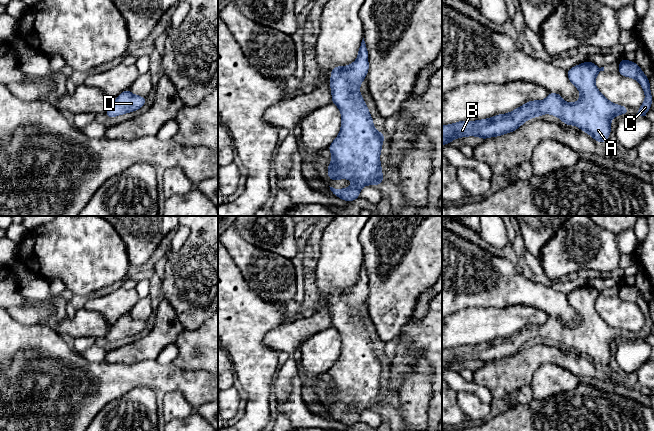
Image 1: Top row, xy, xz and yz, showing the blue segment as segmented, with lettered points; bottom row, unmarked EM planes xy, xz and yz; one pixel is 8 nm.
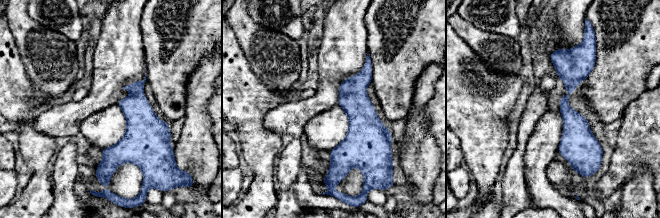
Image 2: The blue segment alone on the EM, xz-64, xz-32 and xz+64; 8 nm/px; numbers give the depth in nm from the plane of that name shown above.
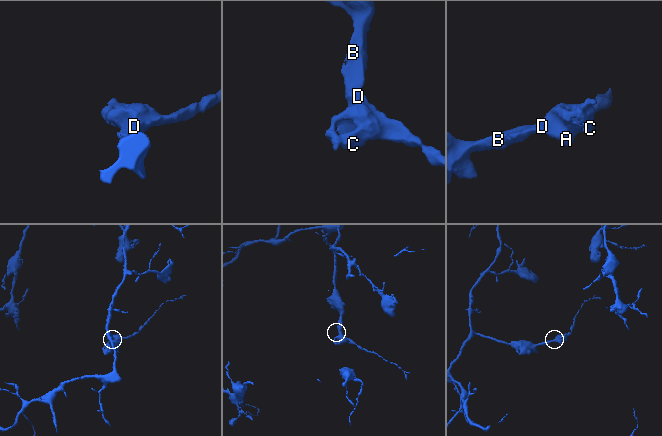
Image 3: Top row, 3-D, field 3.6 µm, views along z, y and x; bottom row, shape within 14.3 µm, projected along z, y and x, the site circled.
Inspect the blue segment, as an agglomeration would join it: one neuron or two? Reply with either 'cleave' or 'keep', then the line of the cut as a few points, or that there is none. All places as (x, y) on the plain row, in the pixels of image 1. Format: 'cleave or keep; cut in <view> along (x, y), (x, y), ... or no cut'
keep; no cut

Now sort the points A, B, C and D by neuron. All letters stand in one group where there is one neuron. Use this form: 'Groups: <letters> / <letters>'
Groups: A B C D

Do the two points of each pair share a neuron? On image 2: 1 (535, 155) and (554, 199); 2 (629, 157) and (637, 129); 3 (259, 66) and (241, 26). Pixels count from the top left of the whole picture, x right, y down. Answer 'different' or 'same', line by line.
1: same
2: same
3: same

